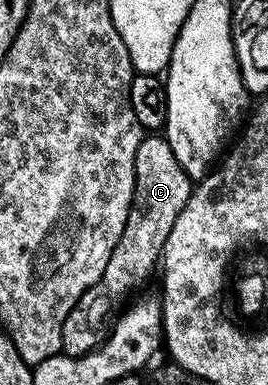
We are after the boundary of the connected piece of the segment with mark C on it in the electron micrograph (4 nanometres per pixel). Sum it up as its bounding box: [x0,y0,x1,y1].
[61,133,193,355]

